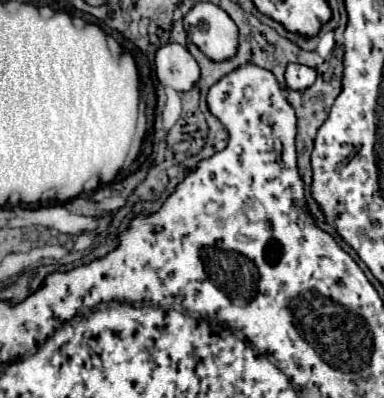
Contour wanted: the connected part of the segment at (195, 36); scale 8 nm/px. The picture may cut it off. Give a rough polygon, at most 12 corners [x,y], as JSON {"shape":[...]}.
{"shape":[[213,3],[183,19],[191,41],[213,61],[237,51],[237,25]]}

